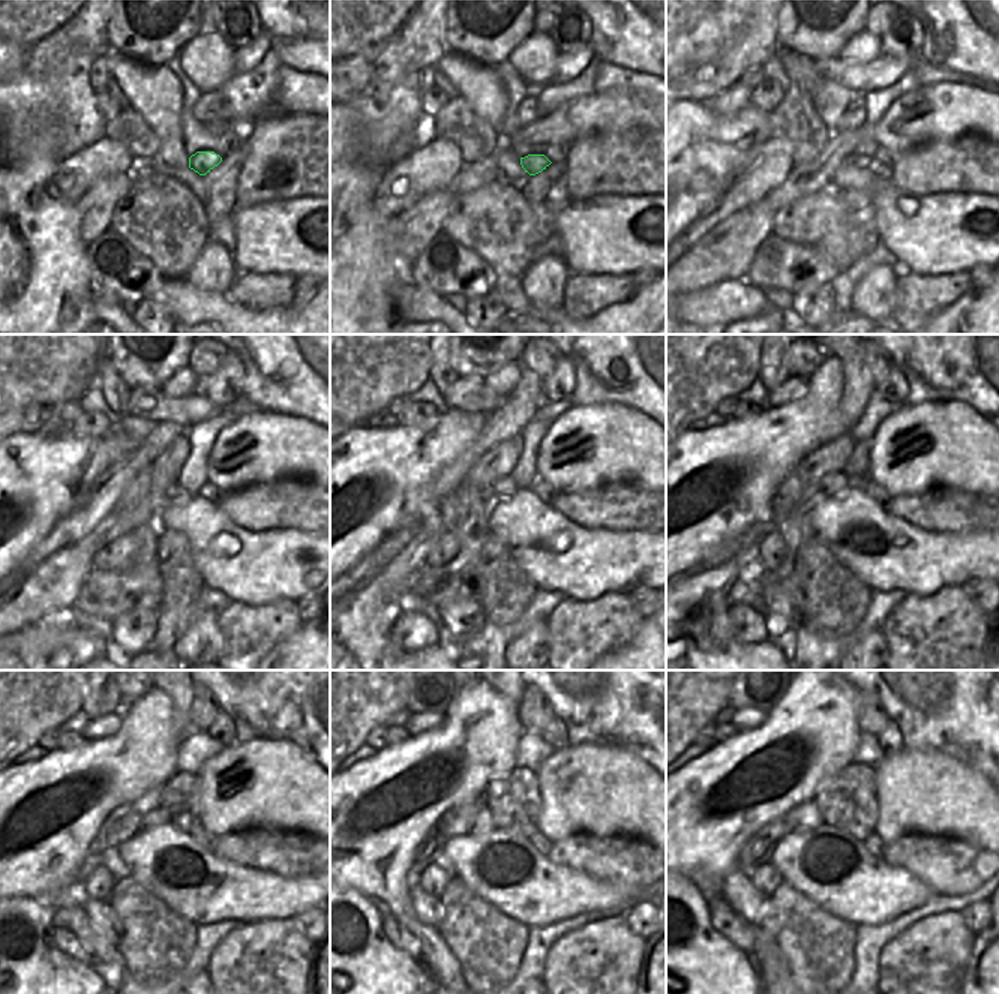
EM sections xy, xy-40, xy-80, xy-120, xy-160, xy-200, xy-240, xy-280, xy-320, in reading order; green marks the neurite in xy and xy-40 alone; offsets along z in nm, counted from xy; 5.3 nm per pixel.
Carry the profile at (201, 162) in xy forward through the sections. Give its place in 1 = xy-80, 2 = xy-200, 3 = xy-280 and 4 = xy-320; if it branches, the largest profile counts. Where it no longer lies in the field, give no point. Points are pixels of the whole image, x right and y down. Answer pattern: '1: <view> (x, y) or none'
1: xy-80 (861, 162)
2: xy-200 (831, 483)
3: xy-280 (482, 822)
4: xy-320 (806, 816)

